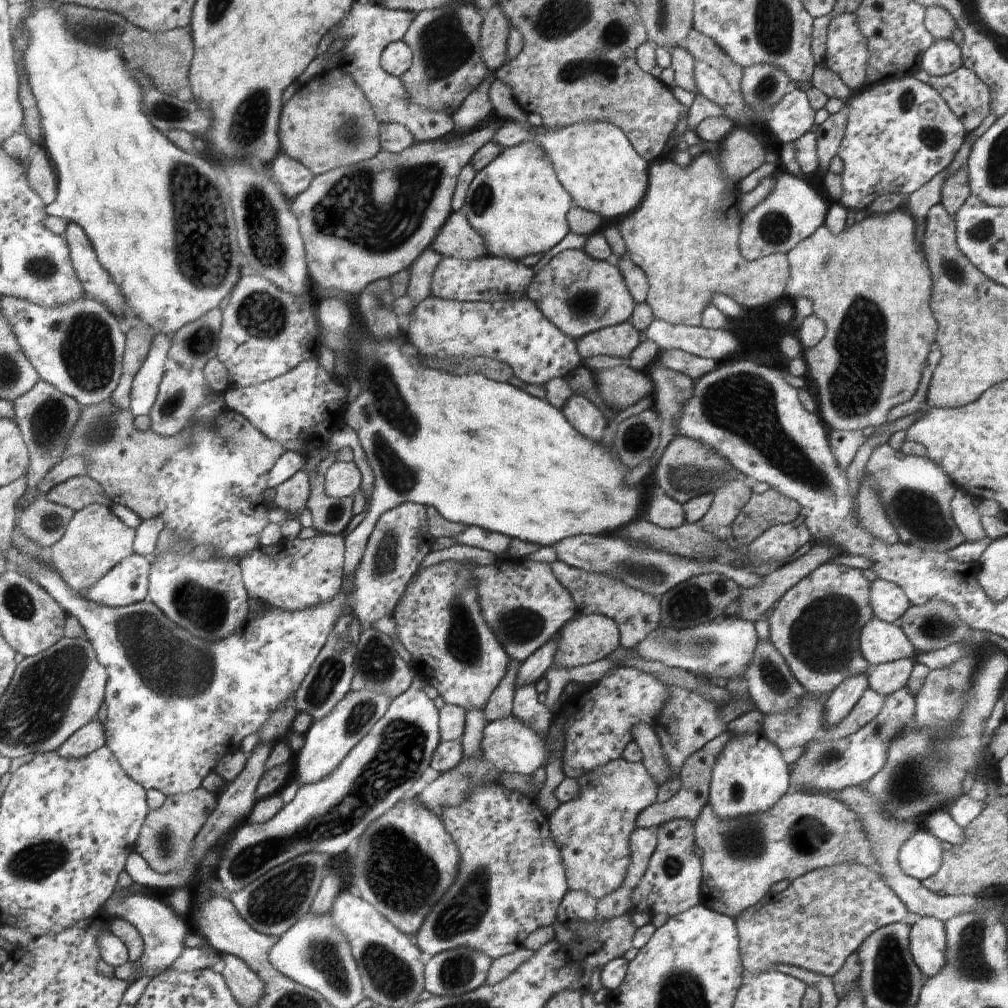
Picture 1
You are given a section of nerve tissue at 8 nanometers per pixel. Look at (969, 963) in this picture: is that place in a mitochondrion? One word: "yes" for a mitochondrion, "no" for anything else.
yes

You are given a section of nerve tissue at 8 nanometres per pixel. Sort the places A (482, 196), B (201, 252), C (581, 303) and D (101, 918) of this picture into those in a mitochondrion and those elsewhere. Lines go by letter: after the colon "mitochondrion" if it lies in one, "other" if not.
A: mitochondrion
B: mitochondrion
C: mitochondrion
D: other

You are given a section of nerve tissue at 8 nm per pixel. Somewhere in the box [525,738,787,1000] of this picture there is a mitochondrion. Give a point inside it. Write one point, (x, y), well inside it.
(746, 841)

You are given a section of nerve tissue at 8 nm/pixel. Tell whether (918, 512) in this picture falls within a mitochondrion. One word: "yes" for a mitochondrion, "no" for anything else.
yes

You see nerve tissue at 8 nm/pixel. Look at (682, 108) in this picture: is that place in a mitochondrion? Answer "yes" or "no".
no

